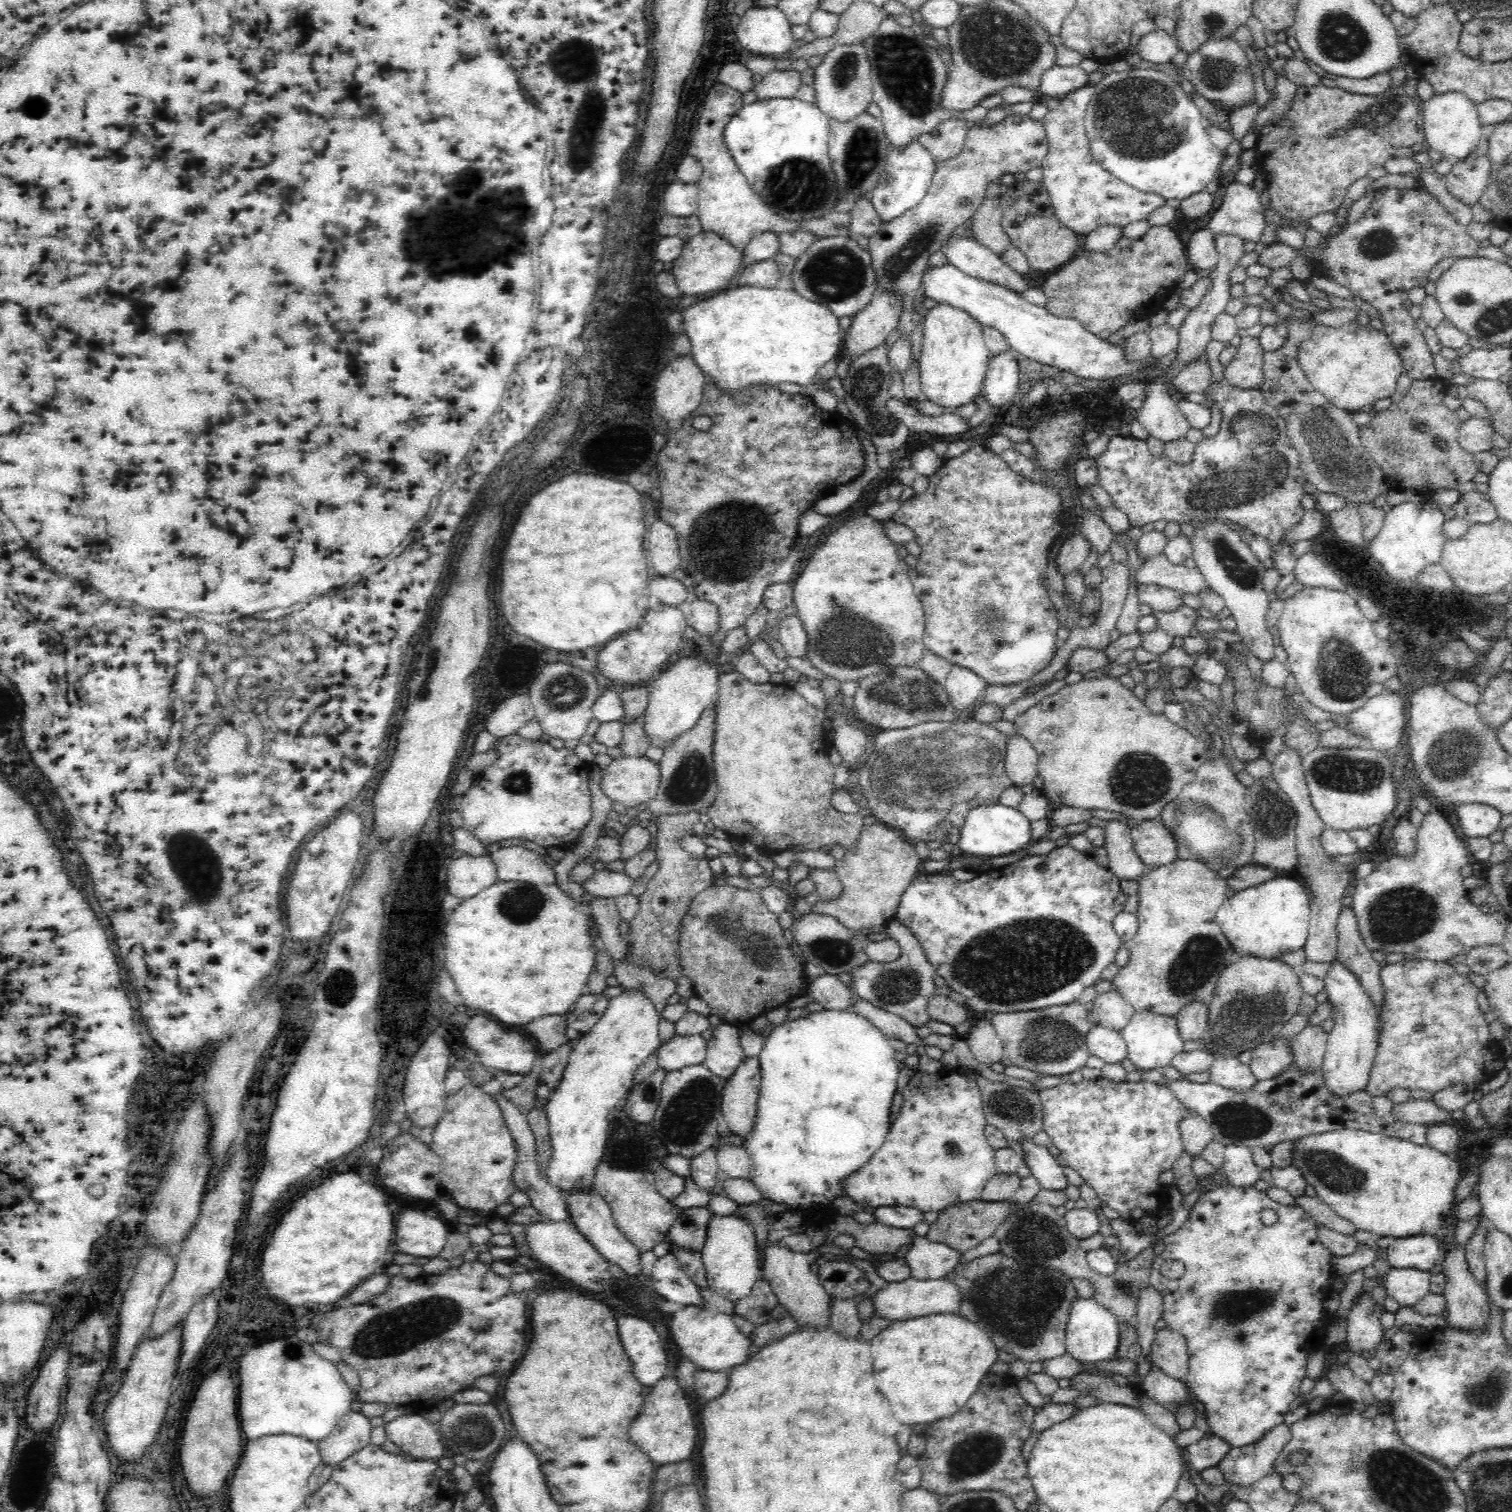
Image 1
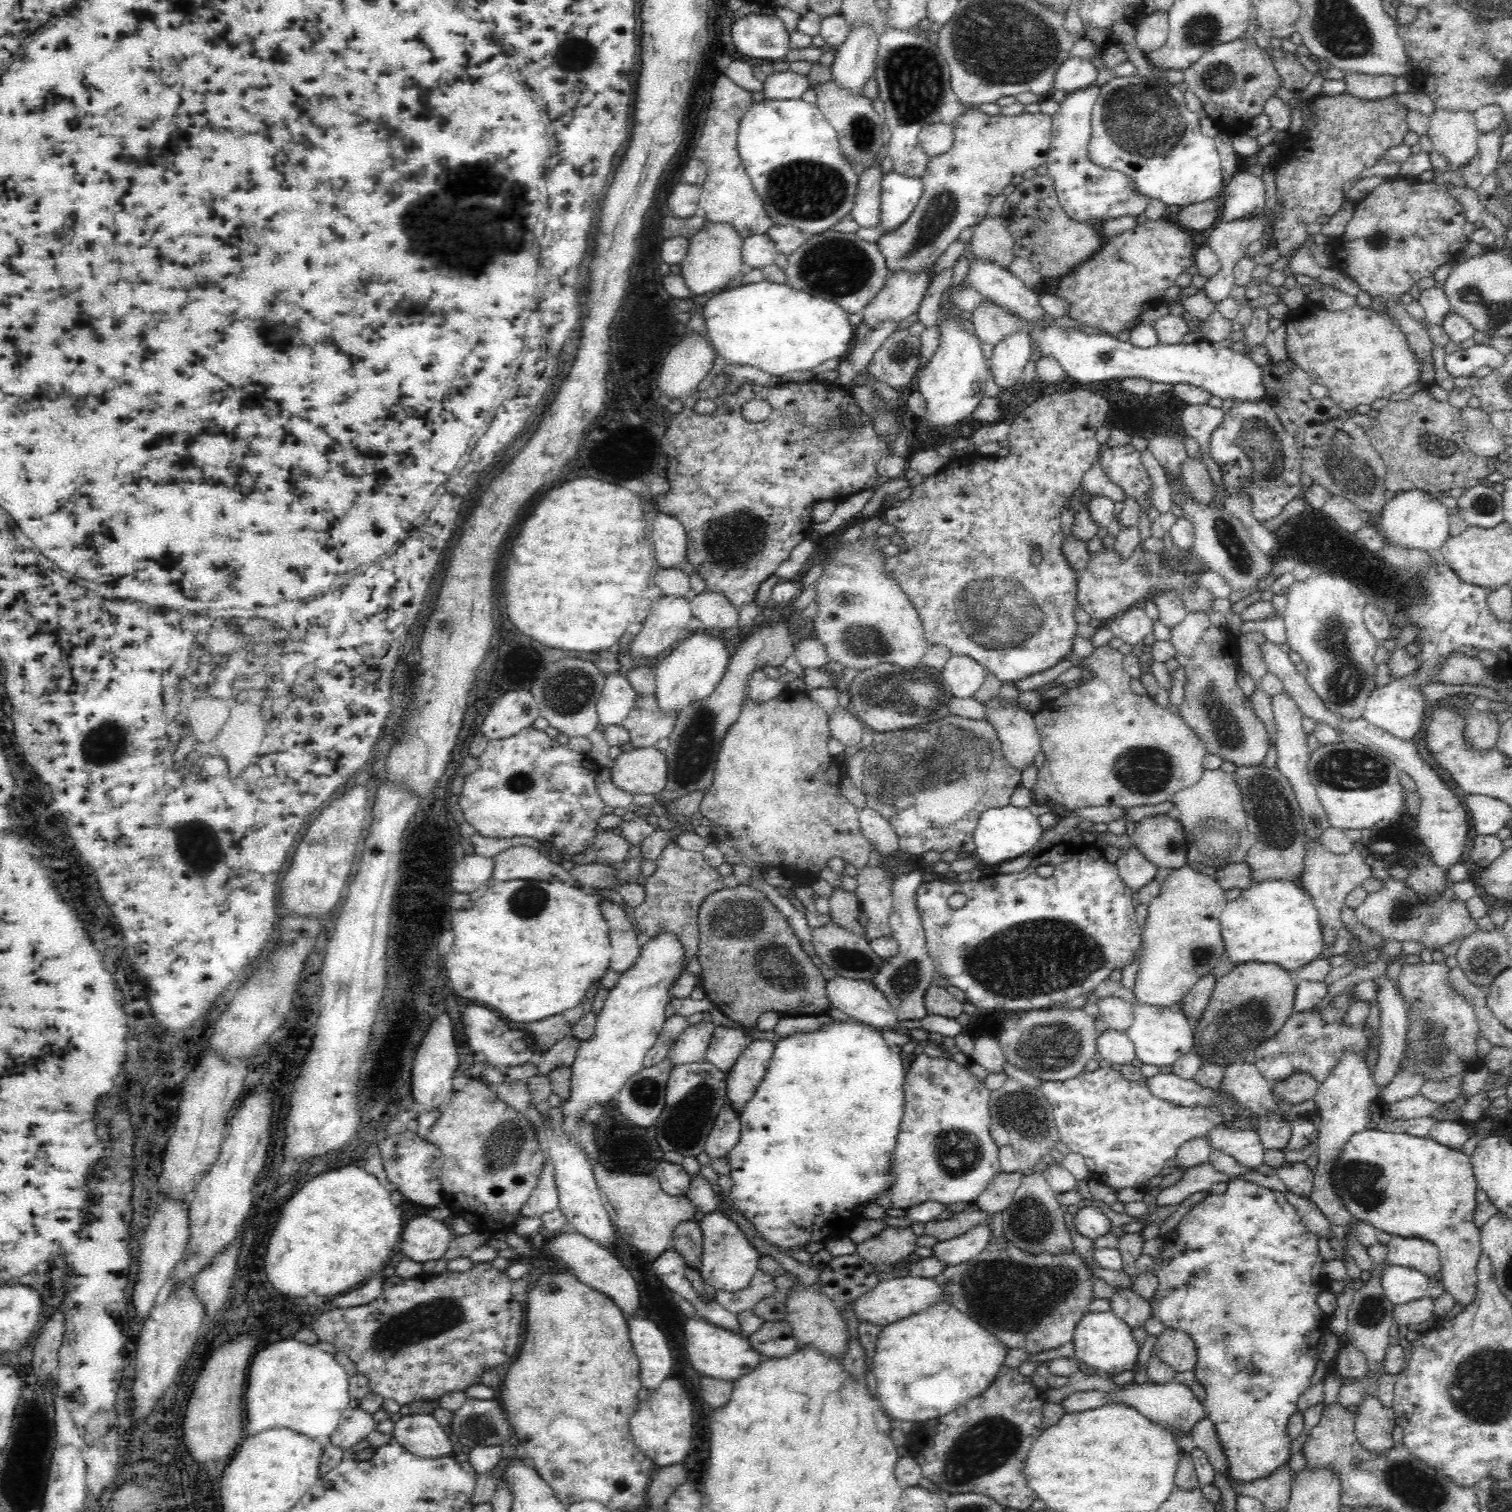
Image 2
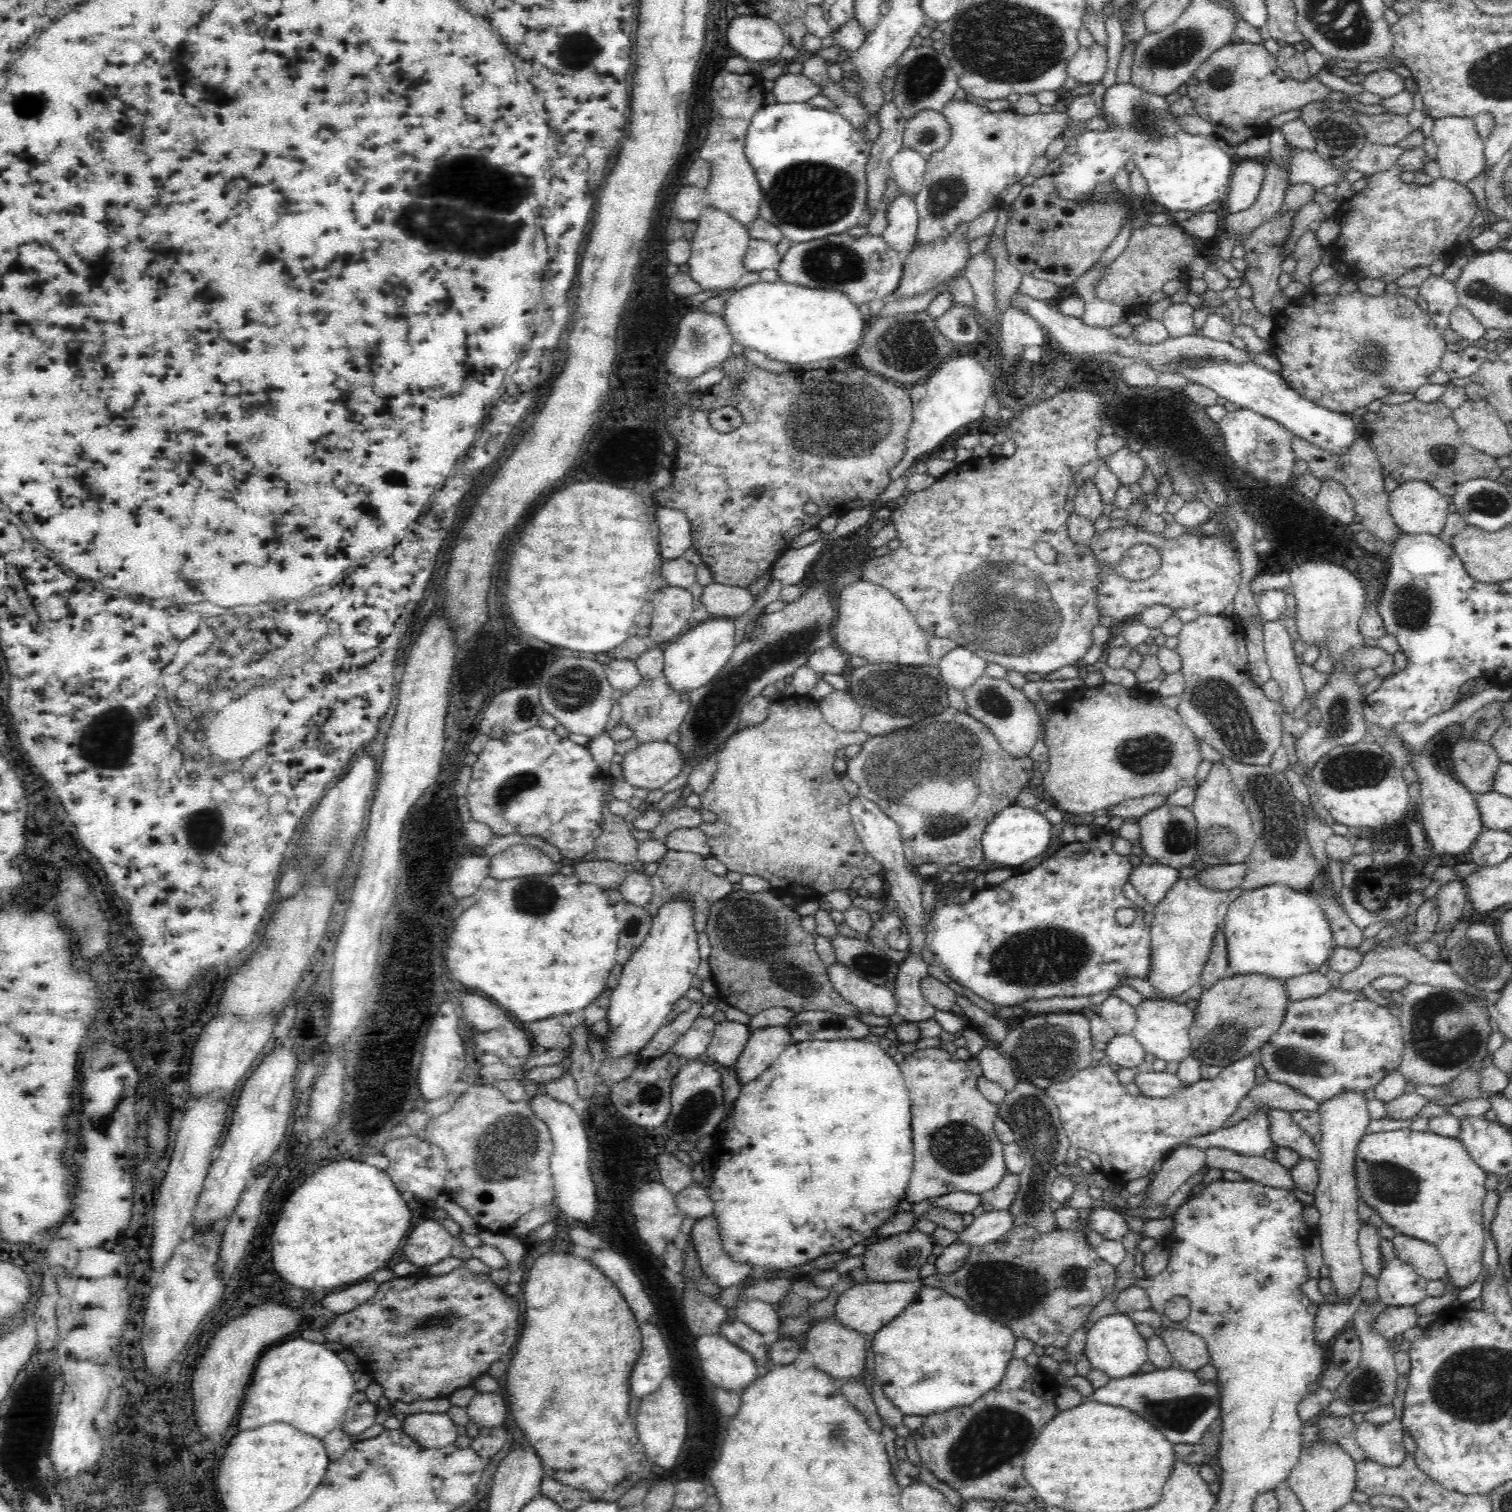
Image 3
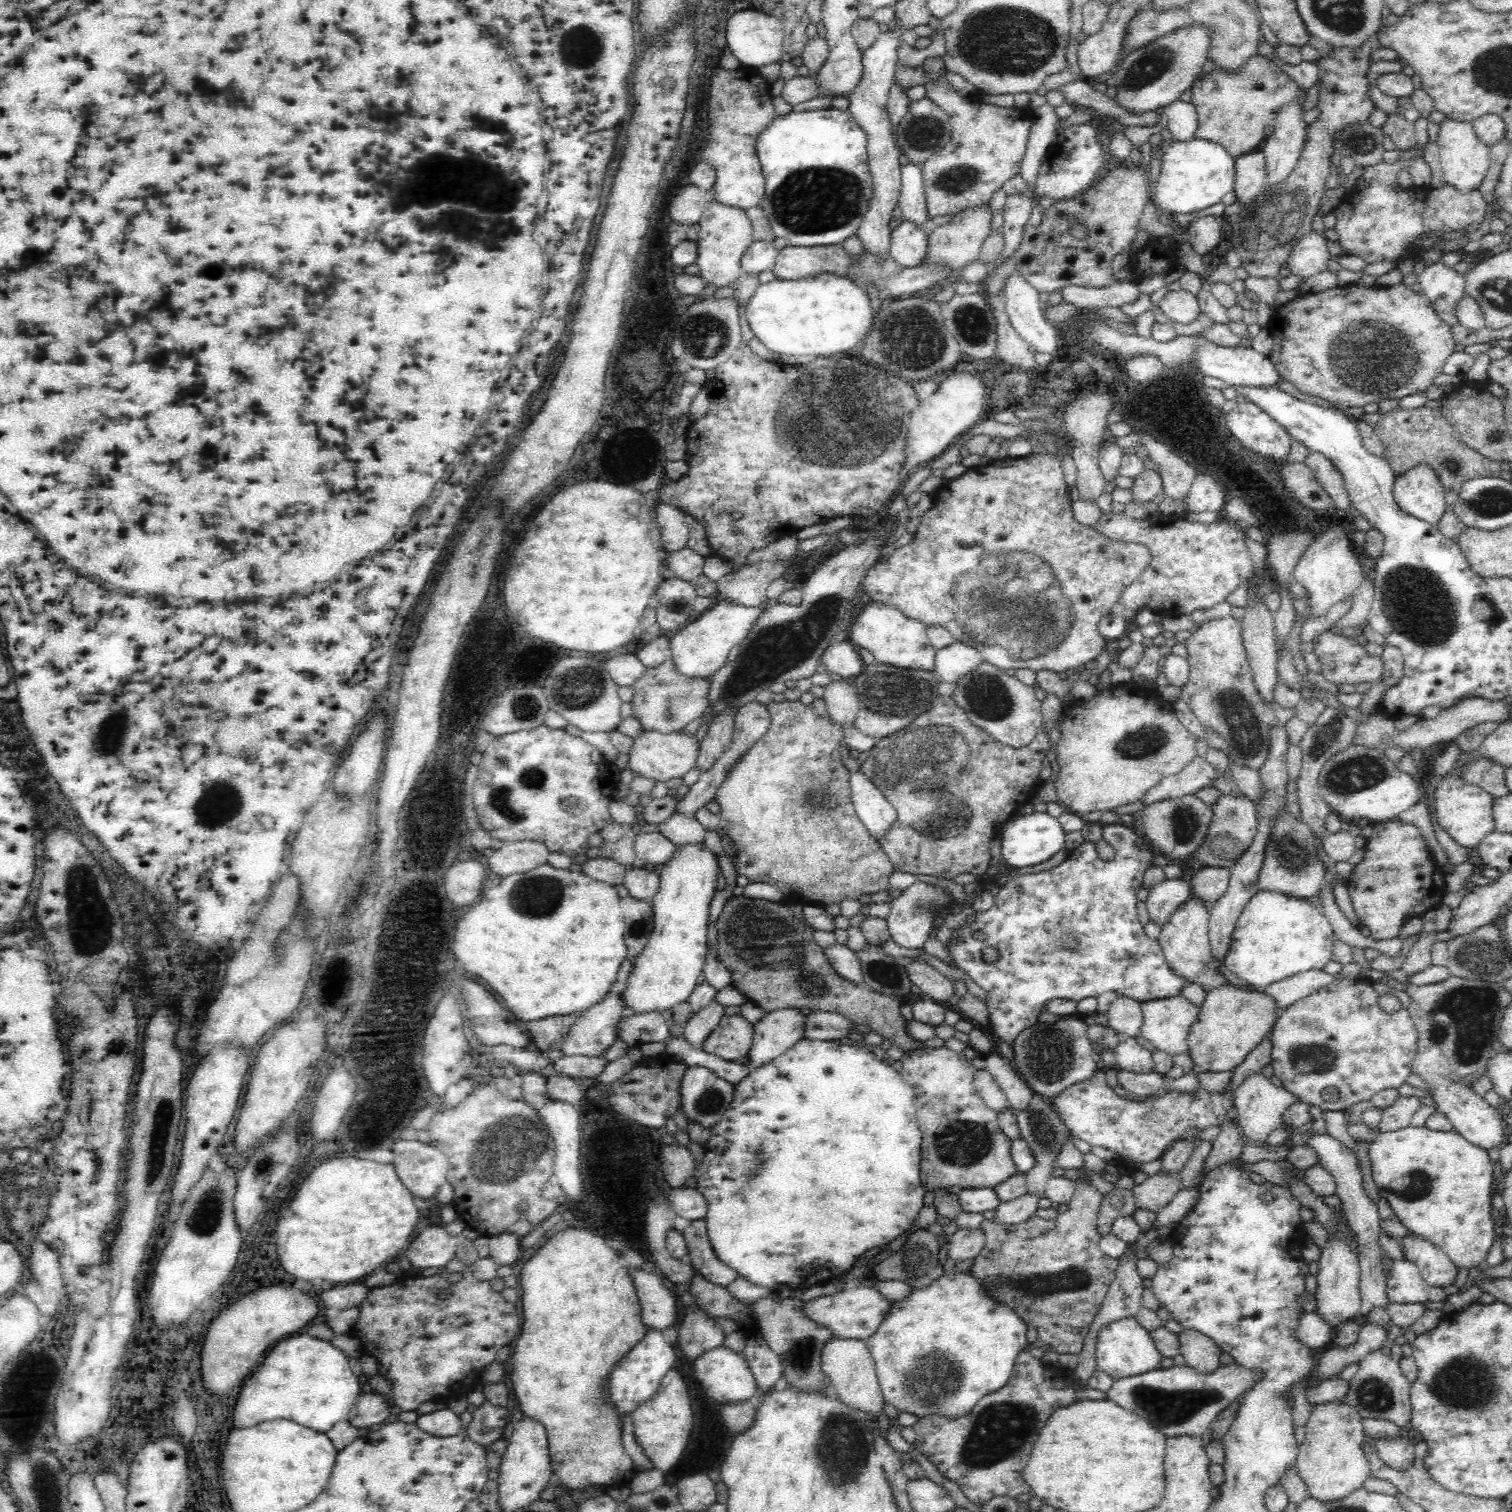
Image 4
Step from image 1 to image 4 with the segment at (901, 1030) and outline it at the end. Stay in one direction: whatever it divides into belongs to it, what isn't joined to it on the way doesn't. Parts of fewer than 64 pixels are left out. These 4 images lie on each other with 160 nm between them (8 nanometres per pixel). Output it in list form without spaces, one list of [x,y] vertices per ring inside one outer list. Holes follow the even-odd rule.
[[[834,943],[834,946],[826,948],[824,953],[834,971],[840,975],[840,978],[855,986],[864,984],[860,962],[855,952],[850,950],[847,945]]]

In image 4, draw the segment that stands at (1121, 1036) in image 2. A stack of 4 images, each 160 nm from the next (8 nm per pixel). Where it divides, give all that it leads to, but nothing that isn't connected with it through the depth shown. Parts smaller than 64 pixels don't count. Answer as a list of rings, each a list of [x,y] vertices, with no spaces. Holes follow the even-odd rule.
[[[1124,1036],[1120,1044],[1113,1048],[1115,1067],[1134,1073],[1146,1073],[1153,1070],[1152,1053],[1144,1049],[1137,1037]]]

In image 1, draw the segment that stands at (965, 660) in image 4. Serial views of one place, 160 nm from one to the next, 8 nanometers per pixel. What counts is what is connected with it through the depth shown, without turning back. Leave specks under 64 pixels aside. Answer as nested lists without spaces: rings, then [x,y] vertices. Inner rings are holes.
[[[952,665],[942,685],[946,691],[948,703],[956,712],[960,712],[978,704],[977,700],[988,684],[976,673],[958,665]]]

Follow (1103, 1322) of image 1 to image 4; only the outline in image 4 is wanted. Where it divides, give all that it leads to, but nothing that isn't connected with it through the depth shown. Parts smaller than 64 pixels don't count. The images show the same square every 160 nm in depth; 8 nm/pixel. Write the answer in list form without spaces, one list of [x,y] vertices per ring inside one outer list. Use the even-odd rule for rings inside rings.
[[[1134,1317],[1121,1318],[1102,1326],[1096,1336],[1094,1356],[1097,1368],[1107,1372],[1115,1379],[1160,1369],[1160,1353],[1154,1346],[1150,1333],[1142,1328],[1142,1325]]]

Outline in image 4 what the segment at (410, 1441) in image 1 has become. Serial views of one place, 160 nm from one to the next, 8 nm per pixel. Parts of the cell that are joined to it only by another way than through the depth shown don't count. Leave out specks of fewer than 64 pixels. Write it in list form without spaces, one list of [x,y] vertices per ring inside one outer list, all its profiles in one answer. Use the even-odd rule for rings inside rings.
[[[450,1408],[436,1410],[429,1414],[420,1414],[416,1420],[416,1426],[421,1432],[437,1438],[450,1438],[462,1433],[462,1424],[458,1414],[454,1414]]]

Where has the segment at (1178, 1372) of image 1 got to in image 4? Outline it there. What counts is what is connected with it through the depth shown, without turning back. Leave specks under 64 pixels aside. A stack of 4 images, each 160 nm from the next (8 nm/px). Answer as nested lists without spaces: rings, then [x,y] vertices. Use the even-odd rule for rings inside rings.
[[[1183,1329],[1178,1334],[1178,1353],[1184,1358],[1185,1365],[1198,1371],[1200,1374],[1214,1372],[1220,1364],[1220,1347],[1210,1337],[1194,1329]]]

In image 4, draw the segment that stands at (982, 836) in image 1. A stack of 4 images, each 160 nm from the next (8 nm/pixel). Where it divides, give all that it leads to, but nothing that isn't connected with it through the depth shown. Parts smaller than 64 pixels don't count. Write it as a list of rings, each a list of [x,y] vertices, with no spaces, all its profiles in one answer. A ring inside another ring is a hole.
[[[1045,812],[1012,816],[1004,826],[1000,826],[997,836],[1001,846],[1003,860],[1013,868],[1040,864],[1054,856],[1064,847],[1064,829],[1060,821]]]

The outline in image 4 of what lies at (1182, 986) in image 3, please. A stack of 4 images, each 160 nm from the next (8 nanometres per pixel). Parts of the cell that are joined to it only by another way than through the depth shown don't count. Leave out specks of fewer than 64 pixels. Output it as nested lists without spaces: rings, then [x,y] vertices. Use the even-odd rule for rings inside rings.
[[[1191,895],[1182,906],[1174,910],[1168,922],[1161,927],[1156,941],[1162,948],[1168,967],[1188,983],[1196,983],[1198,976],[1213,964],[1209,938],[1209,909],[1205,900]]]

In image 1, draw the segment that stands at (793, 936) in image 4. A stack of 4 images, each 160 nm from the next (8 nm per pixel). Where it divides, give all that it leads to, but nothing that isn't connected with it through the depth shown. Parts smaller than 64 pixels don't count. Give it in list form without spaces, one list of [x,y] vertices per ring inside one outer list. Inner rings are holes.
[[[728,883],[705,888],[684,912],[677,932],[677,960],[682,975],[691,980],[693,996],[706,1001],[710,1014],[717,1014],[724,1022],[735,1025],[750,1022],[756,1016],[784,1006],[807,992],[805,962],[793,956],[788,933],[781,930],[777,914],[766,907],[758,890],[744,890]]]

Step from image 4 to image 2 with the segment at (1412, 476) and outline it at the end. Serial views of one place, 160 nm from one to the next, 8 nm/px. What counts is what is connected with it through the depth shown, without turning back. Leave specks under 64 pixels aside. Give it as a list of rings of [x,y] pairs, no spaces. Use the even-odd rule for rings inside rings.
[[[1416,489],[1398,492],[1396,498],[1388,501],[1381,512],[1379,522],[1383,543],[1396,545],[1400,549],[1420,549],[1435,555],[1450,537],[1450,512],[1433,494]]]

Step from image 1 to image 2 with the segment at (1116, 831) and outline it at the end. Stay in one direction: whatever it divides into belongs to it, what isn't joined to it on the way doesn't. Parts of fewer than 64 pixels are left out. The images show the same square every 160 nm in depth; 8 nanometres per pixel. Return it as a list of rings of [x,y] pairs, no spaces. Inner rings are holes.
[[[1134,844],[1120,848],[1120,854],[1115,863],[1126,886],[1135,892],[1144,884],[1148,884],[1158,870],[1158,867],[1152,864]]]

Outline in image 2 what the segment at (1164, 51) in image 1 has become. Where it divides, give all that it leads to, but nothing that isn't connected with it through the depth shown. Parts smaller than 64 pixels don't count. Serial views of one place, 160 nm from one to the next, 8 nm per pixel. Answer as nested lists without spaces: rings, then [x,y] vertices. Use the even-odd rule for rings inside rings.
[[[1156,11],[1146,16],[1135,29],[1138,49],[1144,55],[1164,50],[1169,34],[1169,12]]]

